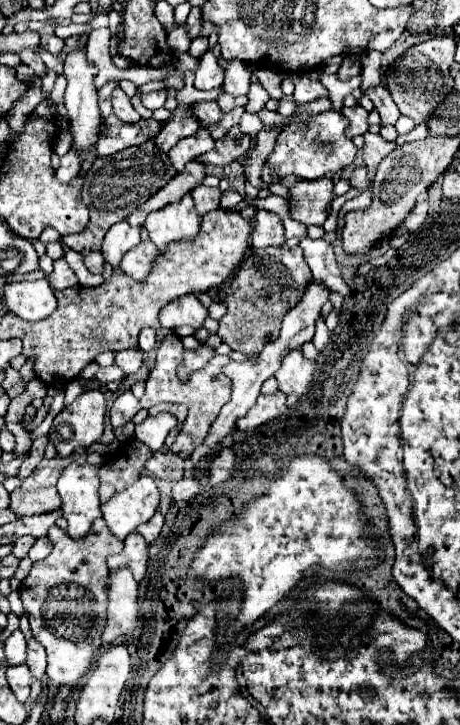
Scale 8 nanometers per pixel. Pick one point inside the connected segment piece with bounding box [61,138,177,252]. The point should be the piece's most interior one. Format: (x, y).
(112, 185)

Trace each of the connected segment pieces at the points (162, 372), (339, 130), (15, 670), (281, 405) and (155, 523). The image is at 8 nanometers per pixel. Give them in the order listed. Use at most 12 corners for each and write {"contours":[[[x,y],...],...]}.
{"contours":[[[181,338],[157,348],[141,408],[185,402],[189,414],[173,442],[183,460],[199,446],[231,398],[229,356],[181,382]],[[319,114],[281,130],[263,182],[339,174],[357,156],[347,118]],[[25,664],[7,668],[9,688],[25,704],[31,672]],[[287,395],[259,396],[237,422],[239,430],[255,430],[287,409]],[[163,516],[155,518],[139,528],[139,534],[151,544],[161,534]]]}

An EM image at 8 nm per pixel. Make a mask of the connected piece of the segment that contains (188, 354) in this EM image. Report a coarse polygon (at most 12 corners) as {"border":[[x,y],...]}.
{"border":[[215,348],[185,350],[183,374],[203,368]]}

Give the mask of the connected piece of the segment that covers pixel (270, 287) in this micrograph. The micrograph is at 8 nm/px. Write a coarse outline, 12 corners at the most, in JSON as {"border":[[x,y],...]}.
{"border":[[253,248],[219,290],[219,338],[257,354],[313,280],[303,250]]}

